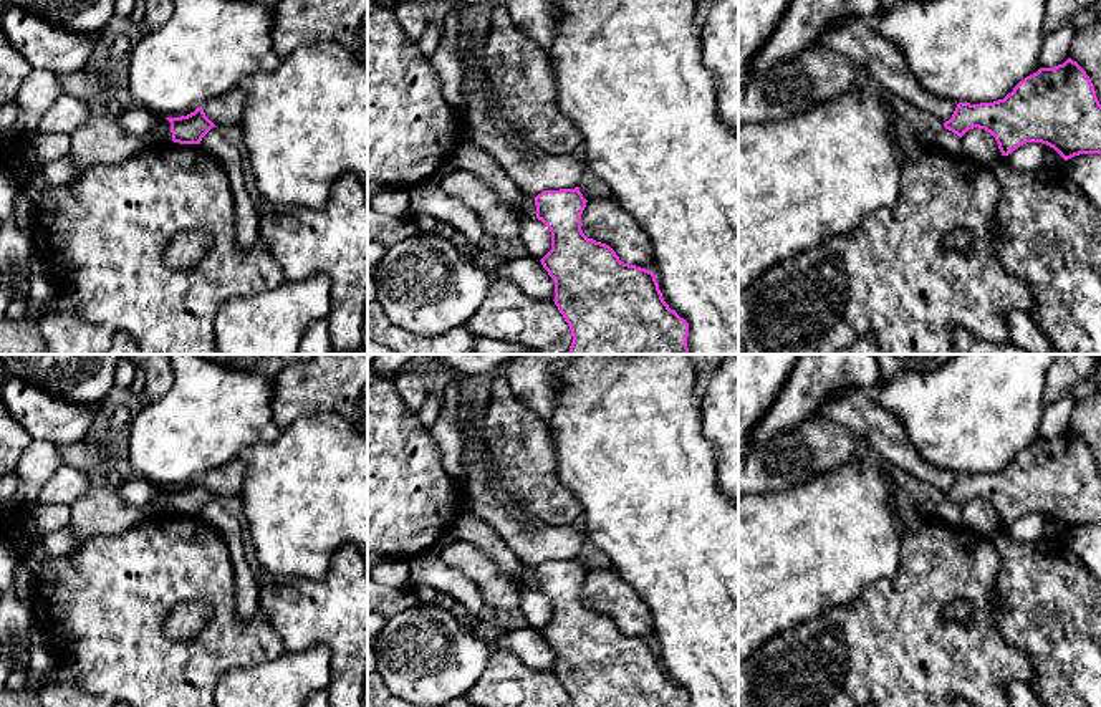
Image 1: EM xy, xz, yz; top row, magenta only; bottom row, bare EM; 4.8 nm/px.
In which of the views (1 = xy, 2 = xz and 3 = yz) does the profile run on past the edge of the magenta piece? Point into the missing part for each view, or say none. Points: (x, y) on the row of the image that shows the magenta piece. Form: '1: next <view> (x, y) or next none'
1: next none
2: next none
3: next none

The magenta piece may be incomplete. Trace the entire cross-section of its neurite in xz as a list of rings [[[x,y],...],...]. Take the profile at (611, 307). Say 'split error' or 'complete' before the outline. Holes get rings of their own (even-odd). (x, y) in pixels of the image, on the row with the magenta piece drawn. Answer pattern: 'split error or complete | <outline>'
complete | [[[575,189],[545,190],[535,197],[536,219],[551,232],[551,250],[540,260],[555,281],[555,305],[568,323],[573,343],[566,354],[689,354],[689,323],[664,301],[656,275],[619,260],[616,252],[581,230],[586,199]]]

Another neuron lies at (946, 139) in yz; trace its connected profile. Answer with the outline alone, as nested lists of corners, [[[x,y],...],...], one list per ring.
[[[945,127],[937,134],[934,144],[945,151],[949,156],[964,154],[960,137]]]

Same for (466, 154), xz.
[[[465,121],[462,123],[460,132],[457,136],[450,164],[483,179],[493,187],[502,200],[520,212],[523,192],[488,152],[482,151],[472,142]]]

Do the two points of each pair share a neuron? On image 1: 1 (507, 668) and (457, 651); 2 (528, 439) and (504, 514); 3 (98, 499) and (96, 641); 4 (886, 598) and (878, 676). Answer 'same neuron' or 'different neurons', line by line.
1: different neurons
2: different neurons
3: different neurons
4: same neuron

